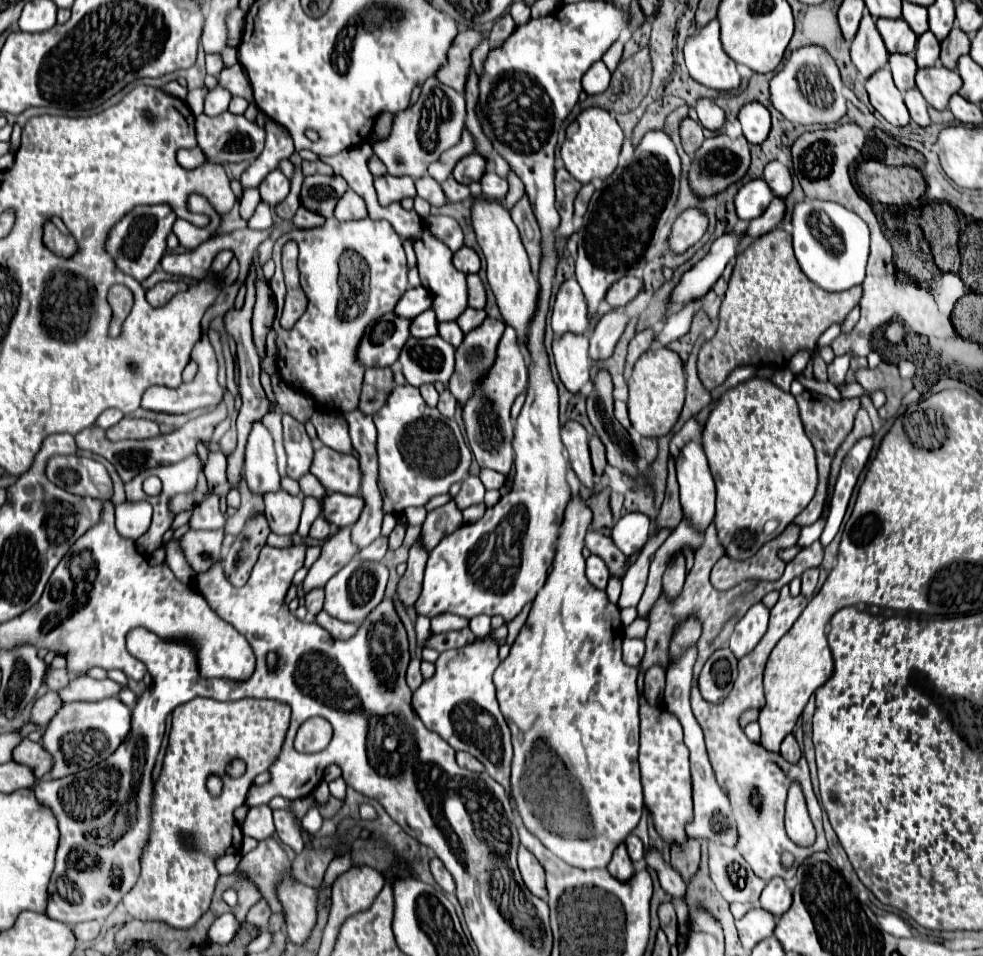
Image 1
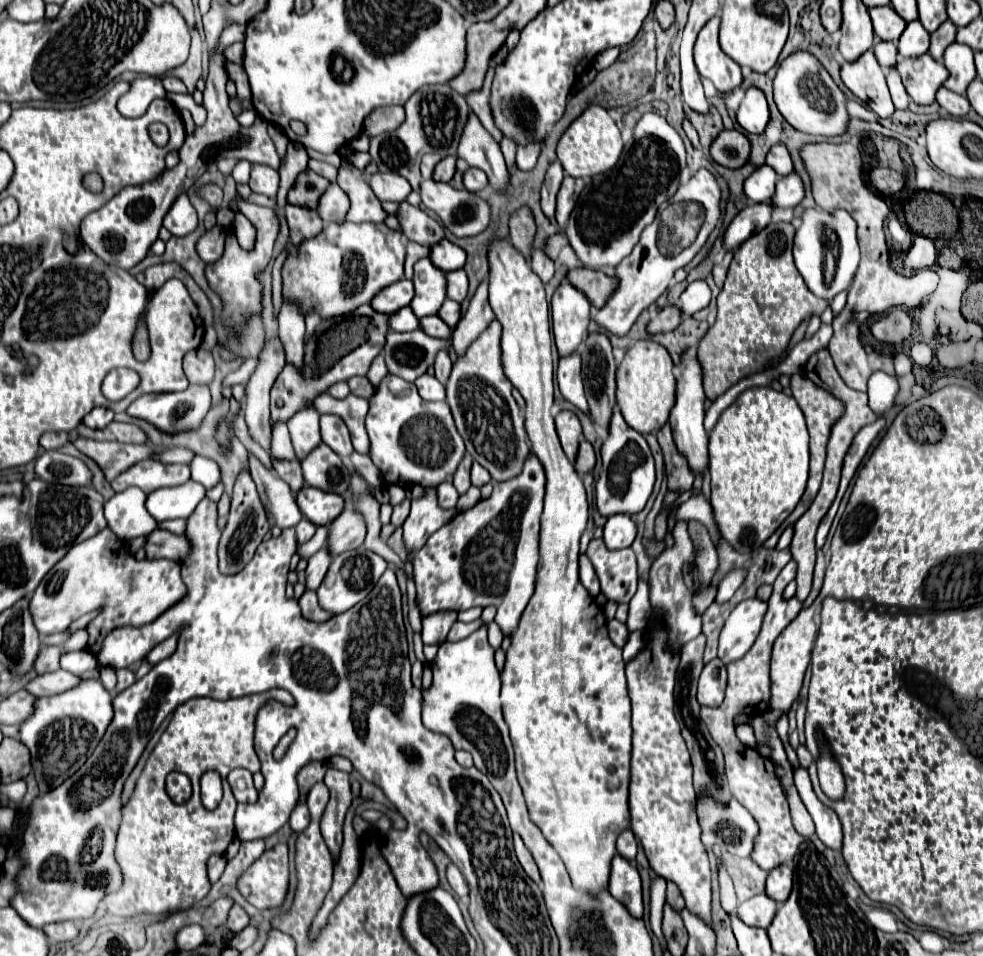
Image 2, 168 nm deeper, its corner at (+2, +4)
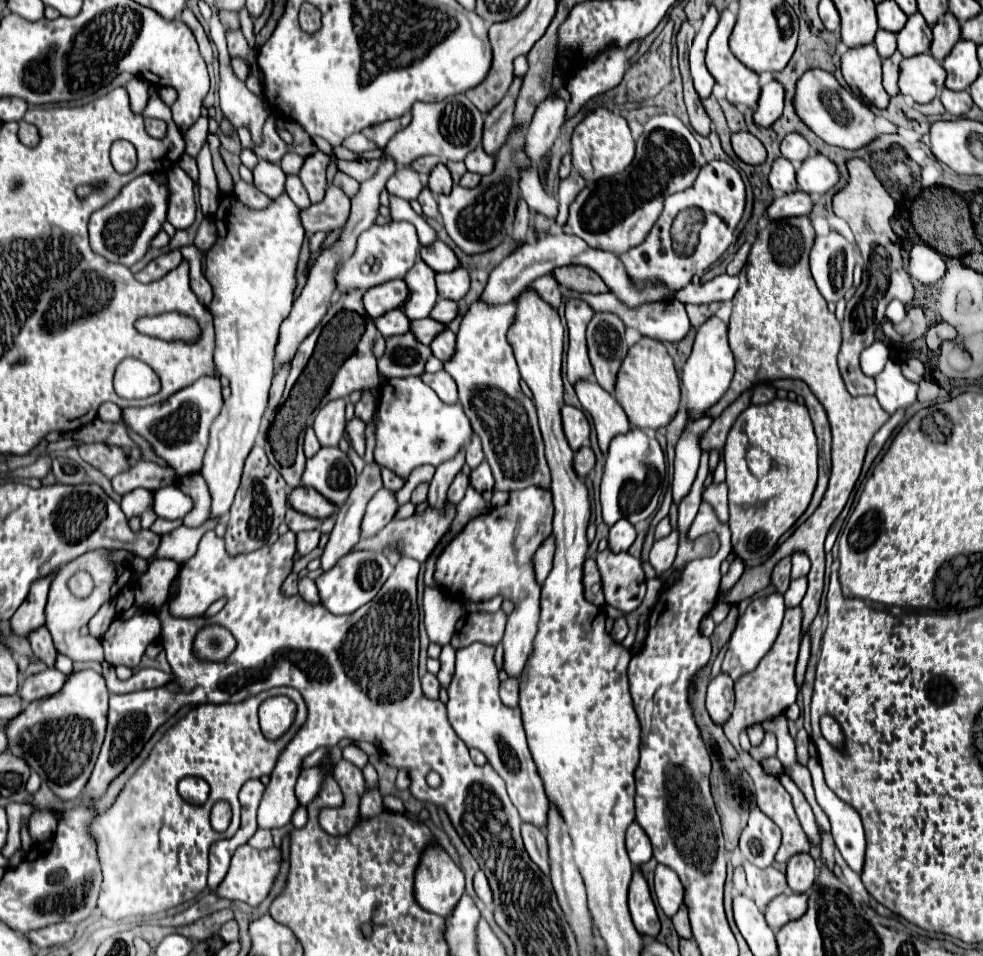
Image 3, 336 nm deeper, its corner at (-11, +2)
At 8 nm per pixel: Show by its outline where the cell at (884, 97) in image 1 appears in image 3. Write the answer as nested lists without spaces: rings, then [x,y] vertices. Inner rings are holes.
[[[873,44],[851,48],[841,58],[841,72],[849,88],[859,92],[859,96],[877,106],[887,108],[889,106],[889,94],[883,88],[883,60],[877,54],[877,48]]]

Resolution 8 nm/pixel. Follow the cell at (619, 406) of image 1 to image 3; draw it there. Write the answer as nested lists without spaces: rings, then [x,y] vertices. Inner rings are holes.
[[[631,428],[627,434],[615,436],[607,450],[607,462],[601,482],[601,506],[605,524],[613,526],[621,518],[629,520],[631,524],[647,520],[657,510],[663,478],[665,454],[653,436],[649,436],[641,428]]]

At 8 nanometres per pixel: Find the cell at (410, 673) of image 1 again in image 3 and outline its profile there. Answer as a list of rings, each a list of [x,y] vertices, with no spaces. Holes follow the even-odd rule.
[[[427,672],[427,674],[421,678],[421,684],[423,684],[425,696],[429,696],[429,698],[437,698],[437,696],[439,696],[439,680],[437,680],[435,674]]]

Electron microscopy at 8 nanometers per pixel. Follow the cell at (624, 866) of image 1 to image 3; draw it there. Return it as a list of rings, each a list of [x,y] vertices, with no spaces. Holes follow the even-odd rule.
[[[639,868],[633,870],[633,880],[629,886],[629,910],[631,910],[633,924],[641,934],[651,936],[651,938],[655,938],[659,934],[657,910],[651,900],[649,884]]]

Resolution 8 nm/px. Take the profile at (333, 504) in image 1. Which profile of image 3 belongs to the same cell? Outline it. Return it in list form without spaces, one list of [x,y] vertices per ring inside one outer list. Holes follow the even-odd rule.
[[[299,486],[291,492],[289,504],[291,504],[291,508],[295,508],[311,518],[319,518],[319,520],[325,520],[333,512],[337,512],[337,506],[333,502],[325,500],[325,496],[315,492],[315,488],[305,488],[305,486]]]

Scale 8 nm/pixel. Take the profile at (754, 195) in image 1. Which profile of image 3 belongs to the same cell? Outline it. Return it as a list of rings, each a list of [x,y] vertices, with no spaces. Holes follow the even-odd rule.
[[[777,158],[773,162],[773,168],[769,172],[769,184],[773,188],[775,194],[789,194],[797,190],[797,182],[795,182],[795,168],[789,160],[785,158]]]

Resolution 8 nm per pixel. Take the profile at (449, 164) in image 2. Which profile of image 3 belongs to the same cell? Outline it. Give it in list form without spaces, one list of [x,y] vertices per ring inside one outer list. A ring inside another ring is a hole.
[[[437,164],[429,176],[429,188],[435,192],[435,194],[445,194],[445,192],[451,192],[451,172],[445,164]]]

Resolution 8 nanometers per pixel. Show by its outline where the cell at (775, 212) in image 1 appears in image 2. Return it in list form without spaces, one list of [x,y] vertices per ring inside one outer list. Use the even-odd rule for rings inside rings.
[[[796,172],[778,178],[776,184],[776,196],[774,196],[774,206],[776,208],[788,208],[788,206],[798,206],[804,198],[804,184]]]

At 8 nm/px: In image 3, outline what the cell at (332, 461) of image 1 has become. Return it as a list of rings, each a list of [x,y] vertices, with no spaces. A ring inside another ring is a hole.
[[[321,448],[307,460],[303,486],[311,486],[327,500],[341,506],[357,482],[355,468],[339,448]]]

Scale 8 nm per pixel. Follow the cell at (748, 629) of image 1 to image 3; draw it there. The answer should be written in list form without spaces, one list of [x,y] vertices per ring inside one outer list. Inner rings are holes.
[[[769,594],[765,598],[757,598],[749,604],[749,608],[745,610],[745,614],[739,618],[737,628],[731,634],[729,640],[729,648],[723,660],[723,670],[733,676],[733,680],[737,680],[739,676],[755,670],[755,666],[759,664],[759,660],[769,652],[769,648],[773,646],[779,628],[781,628],[781,620],[785,614],[785,604],[783,604],[783,596],[781,594]]]

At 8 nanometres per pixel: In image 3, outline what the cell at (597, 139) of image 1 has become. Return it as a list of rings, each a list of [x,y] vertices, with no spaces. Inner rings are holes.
[[[597,108],[583,122],[575,126],[571,136],[571,154],[573,154],[573,168],[585,180],[591,182],[623,172],[635,156],[635,140],[623,116],[617,116],[607,108]]]

